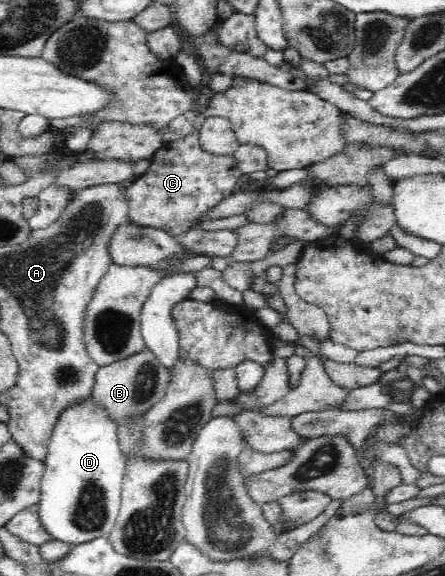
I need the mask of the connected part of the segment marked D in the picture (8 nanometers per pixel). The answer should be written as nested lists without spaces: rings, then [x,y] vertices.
[[[91,399],[62,411],[45,460],[39,518],[51,539],[68,545],[108,537],[121,507],[126,458],[119,445],[118,425]]]

